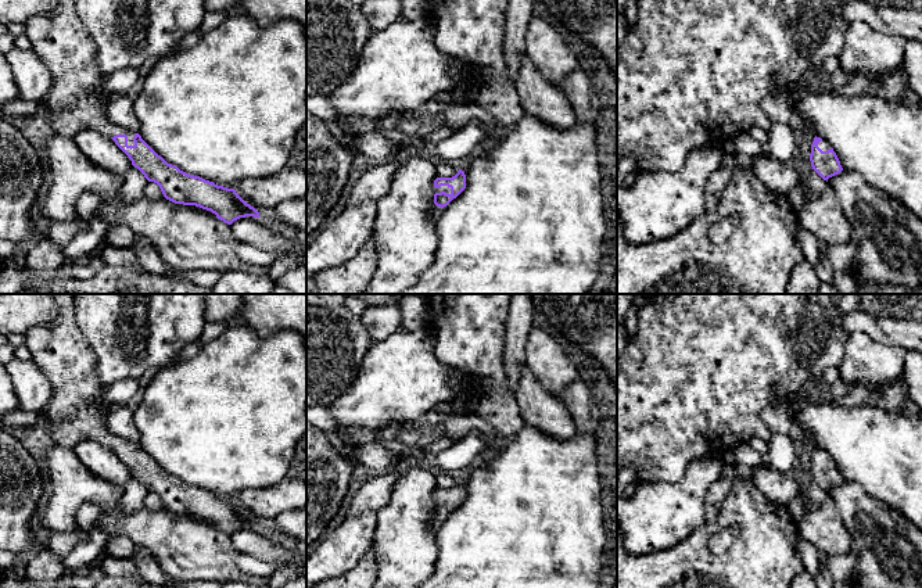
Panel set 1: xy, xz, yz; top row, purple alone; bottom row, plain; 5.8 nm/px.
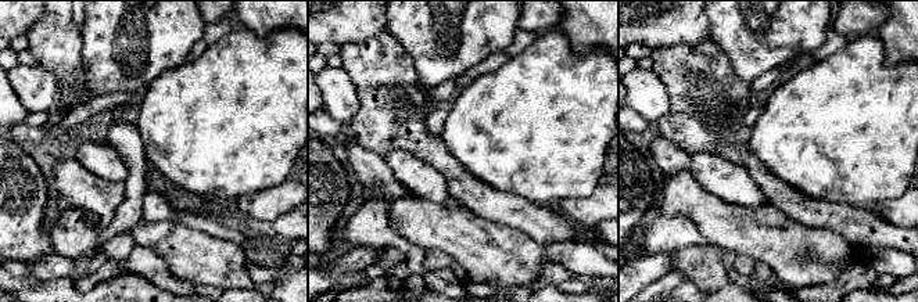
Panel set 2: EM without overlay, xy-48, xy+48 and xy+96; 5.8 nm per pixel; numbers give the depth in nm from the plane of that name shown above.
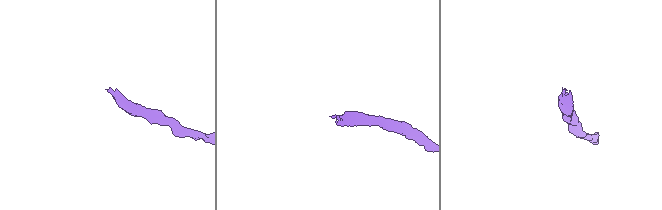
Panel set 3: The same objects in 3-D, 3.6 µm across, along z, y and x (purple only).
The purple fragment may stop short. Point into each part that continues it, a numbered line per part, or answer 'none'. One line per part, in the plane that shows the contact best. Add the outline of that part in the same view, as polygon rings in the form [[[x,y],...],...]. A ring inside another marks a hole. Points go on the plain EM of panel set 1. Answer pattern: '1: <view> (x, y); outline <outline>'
1: xy (60, 350); outline [[[55,294],[58,315],[49,326],[31,329],[26,345],[32,354],[32,362],[44,372],[51,384],[51,399],[42,415],[47,416],[47,427],[54,445],[75,448],[80,441],[93,440],[104,447],[128,447],[128,456],[134,456],[134,444],[112,434],[101,416],[101,409],[108,408],[101,402],[101,394],[107,388],[96,373],[96,354],[83,337],[76,323],[75,294]]]

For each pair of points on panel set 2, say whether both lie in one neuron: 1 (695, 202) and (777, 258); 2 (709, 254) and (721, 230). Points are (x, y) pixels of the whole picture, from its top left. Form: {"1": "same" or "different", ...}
{"1": "same", "2": "different"}

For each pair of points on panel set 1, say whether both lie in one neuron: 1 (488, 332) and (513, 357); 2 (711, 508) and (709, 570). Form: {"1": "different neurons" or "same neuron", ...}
{"1": "different neurons", "2": "different neurons"}

